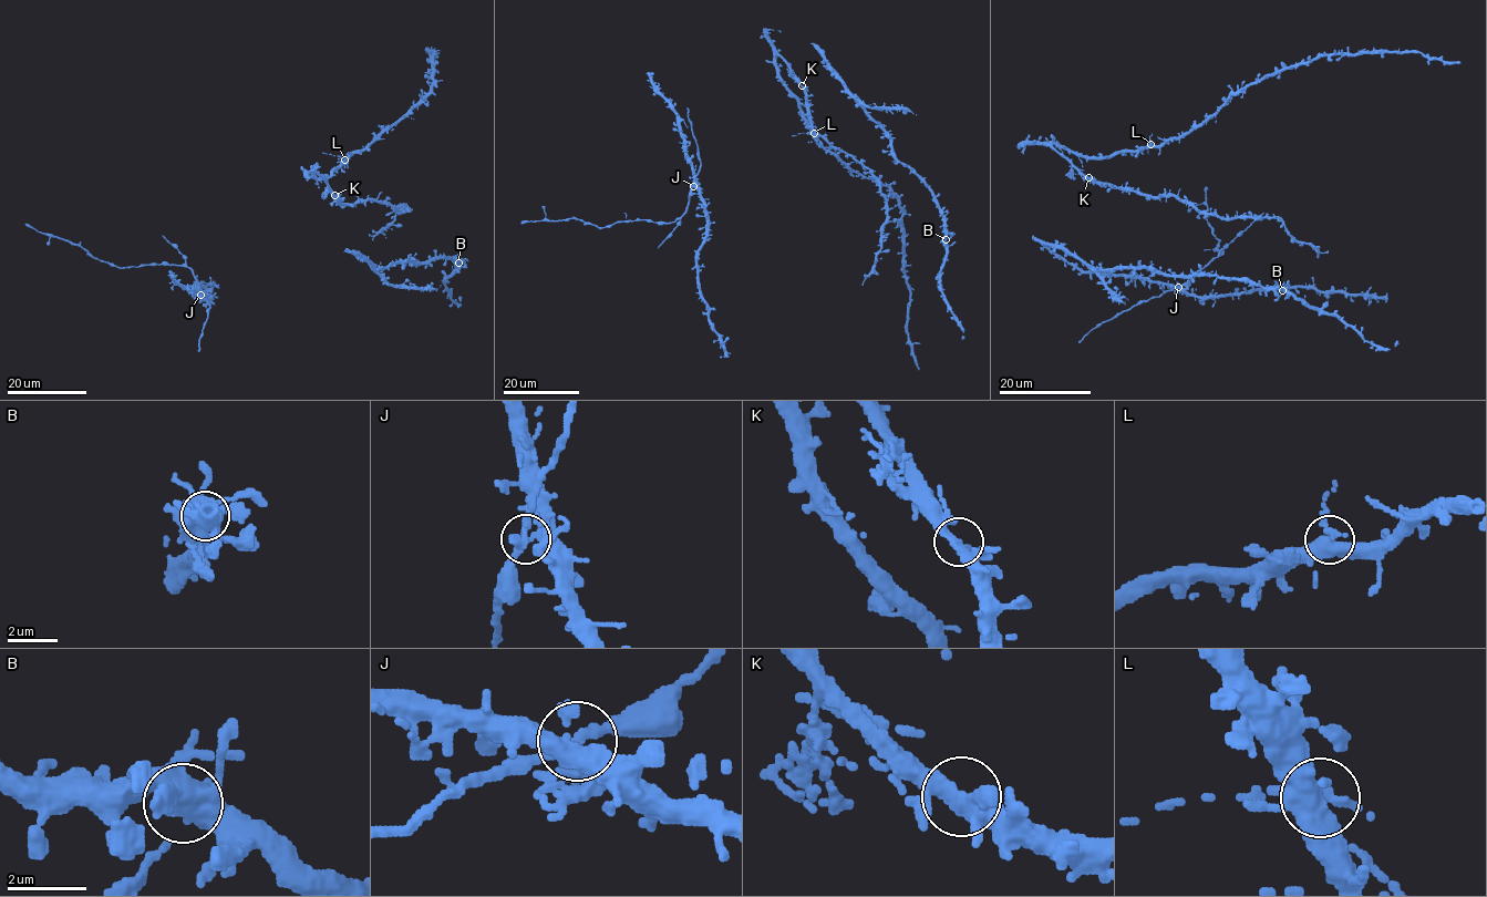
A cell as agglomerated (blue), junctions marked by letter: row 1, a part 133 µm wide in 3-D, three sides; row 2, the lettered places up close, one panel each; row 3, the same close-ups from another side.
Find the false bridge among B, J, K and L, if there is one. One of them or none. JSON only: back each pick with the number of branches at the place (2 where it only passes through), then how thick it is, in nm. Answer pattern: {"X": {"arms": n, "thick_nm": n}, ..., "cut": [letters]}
{"cut": []}

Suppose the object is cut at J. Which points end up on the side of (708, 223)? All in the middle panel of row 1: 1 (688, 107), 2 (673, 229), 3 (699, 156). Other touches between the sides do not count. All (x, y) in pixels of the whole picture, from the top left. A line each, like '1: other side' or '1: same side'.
1: other side
2: other side
3: other side

